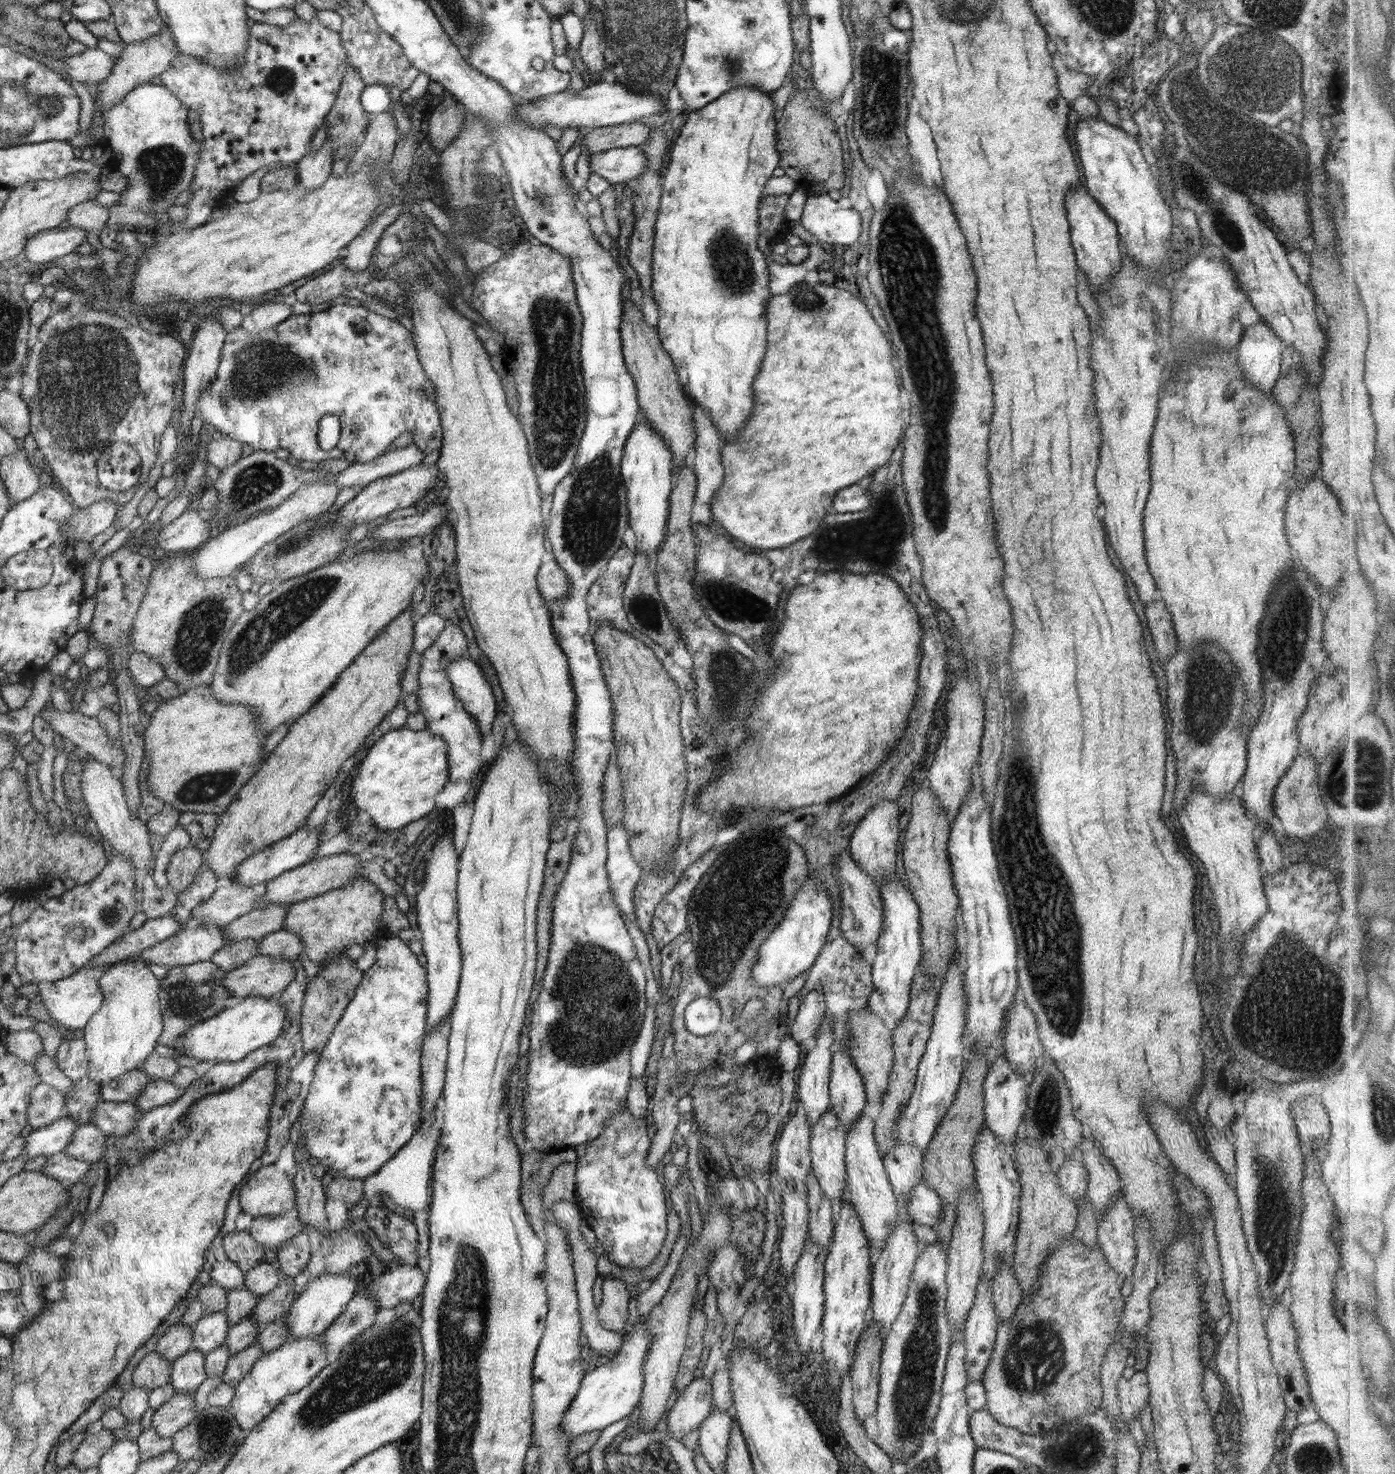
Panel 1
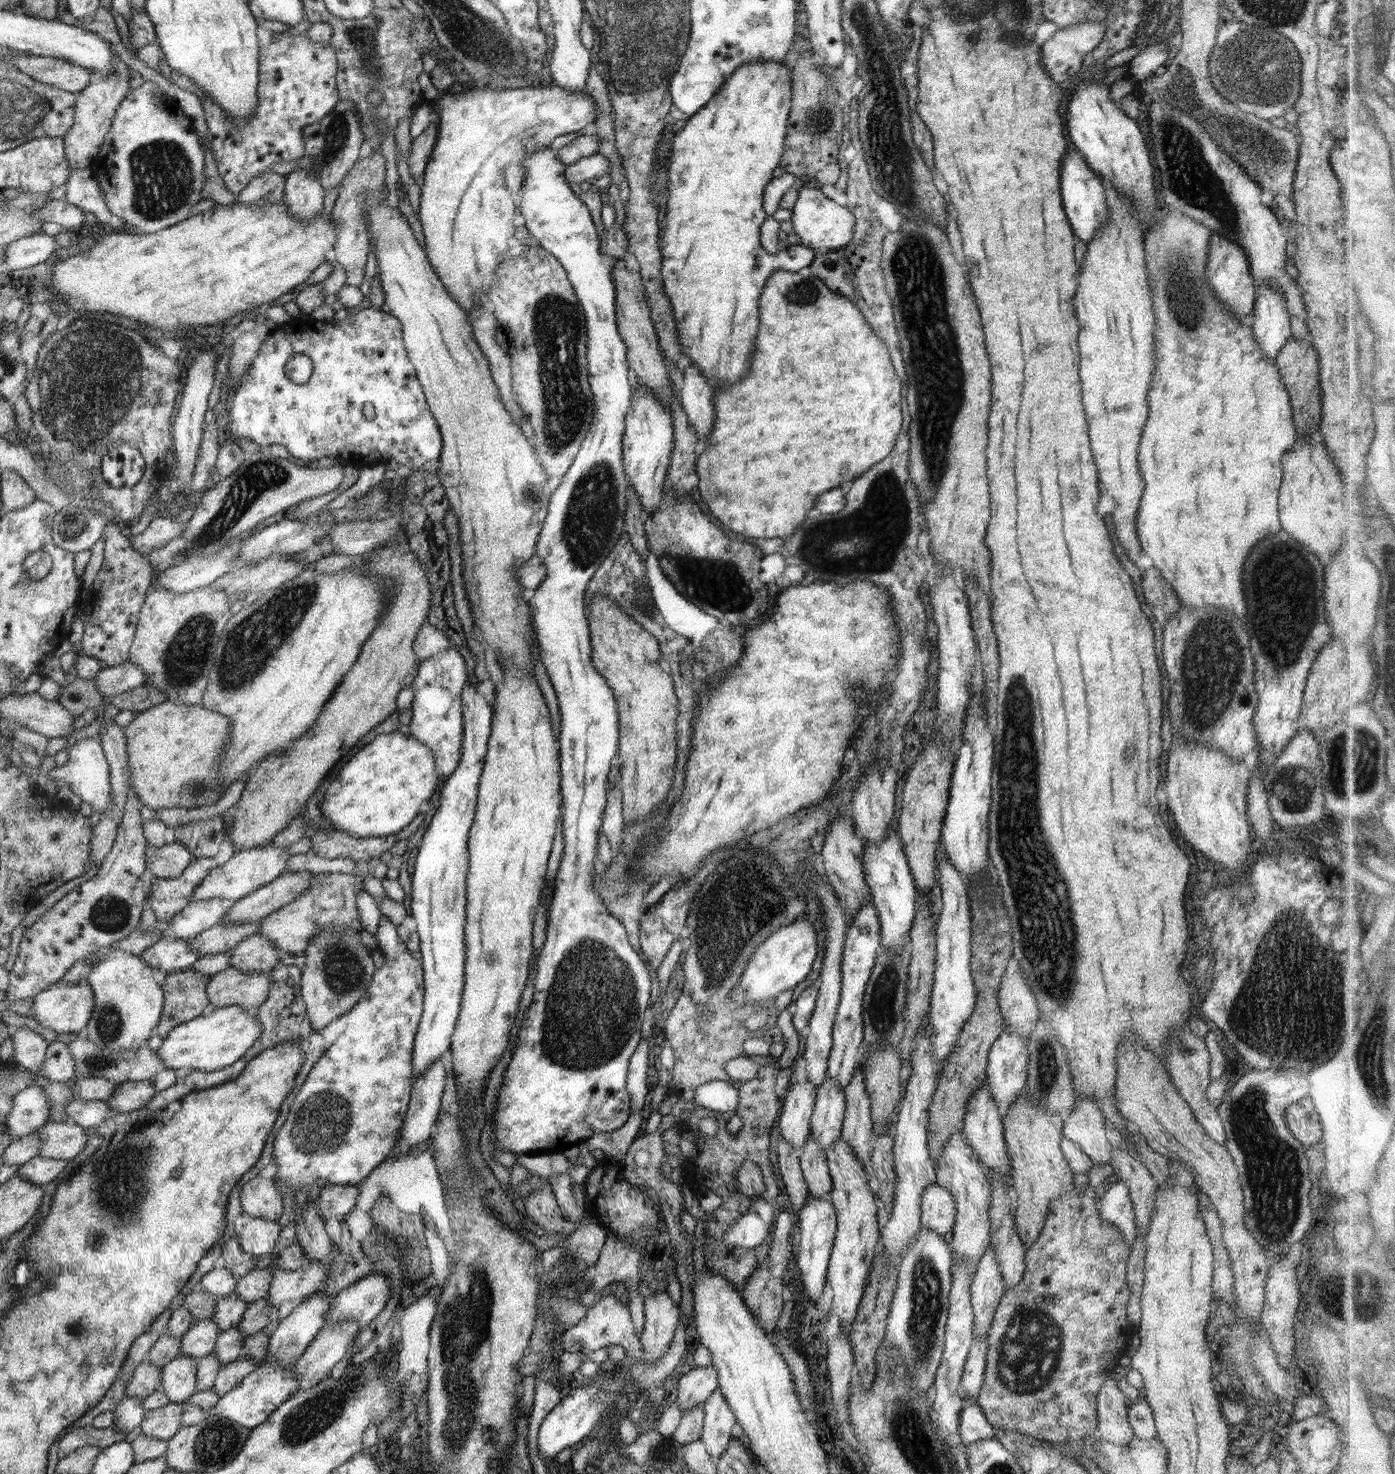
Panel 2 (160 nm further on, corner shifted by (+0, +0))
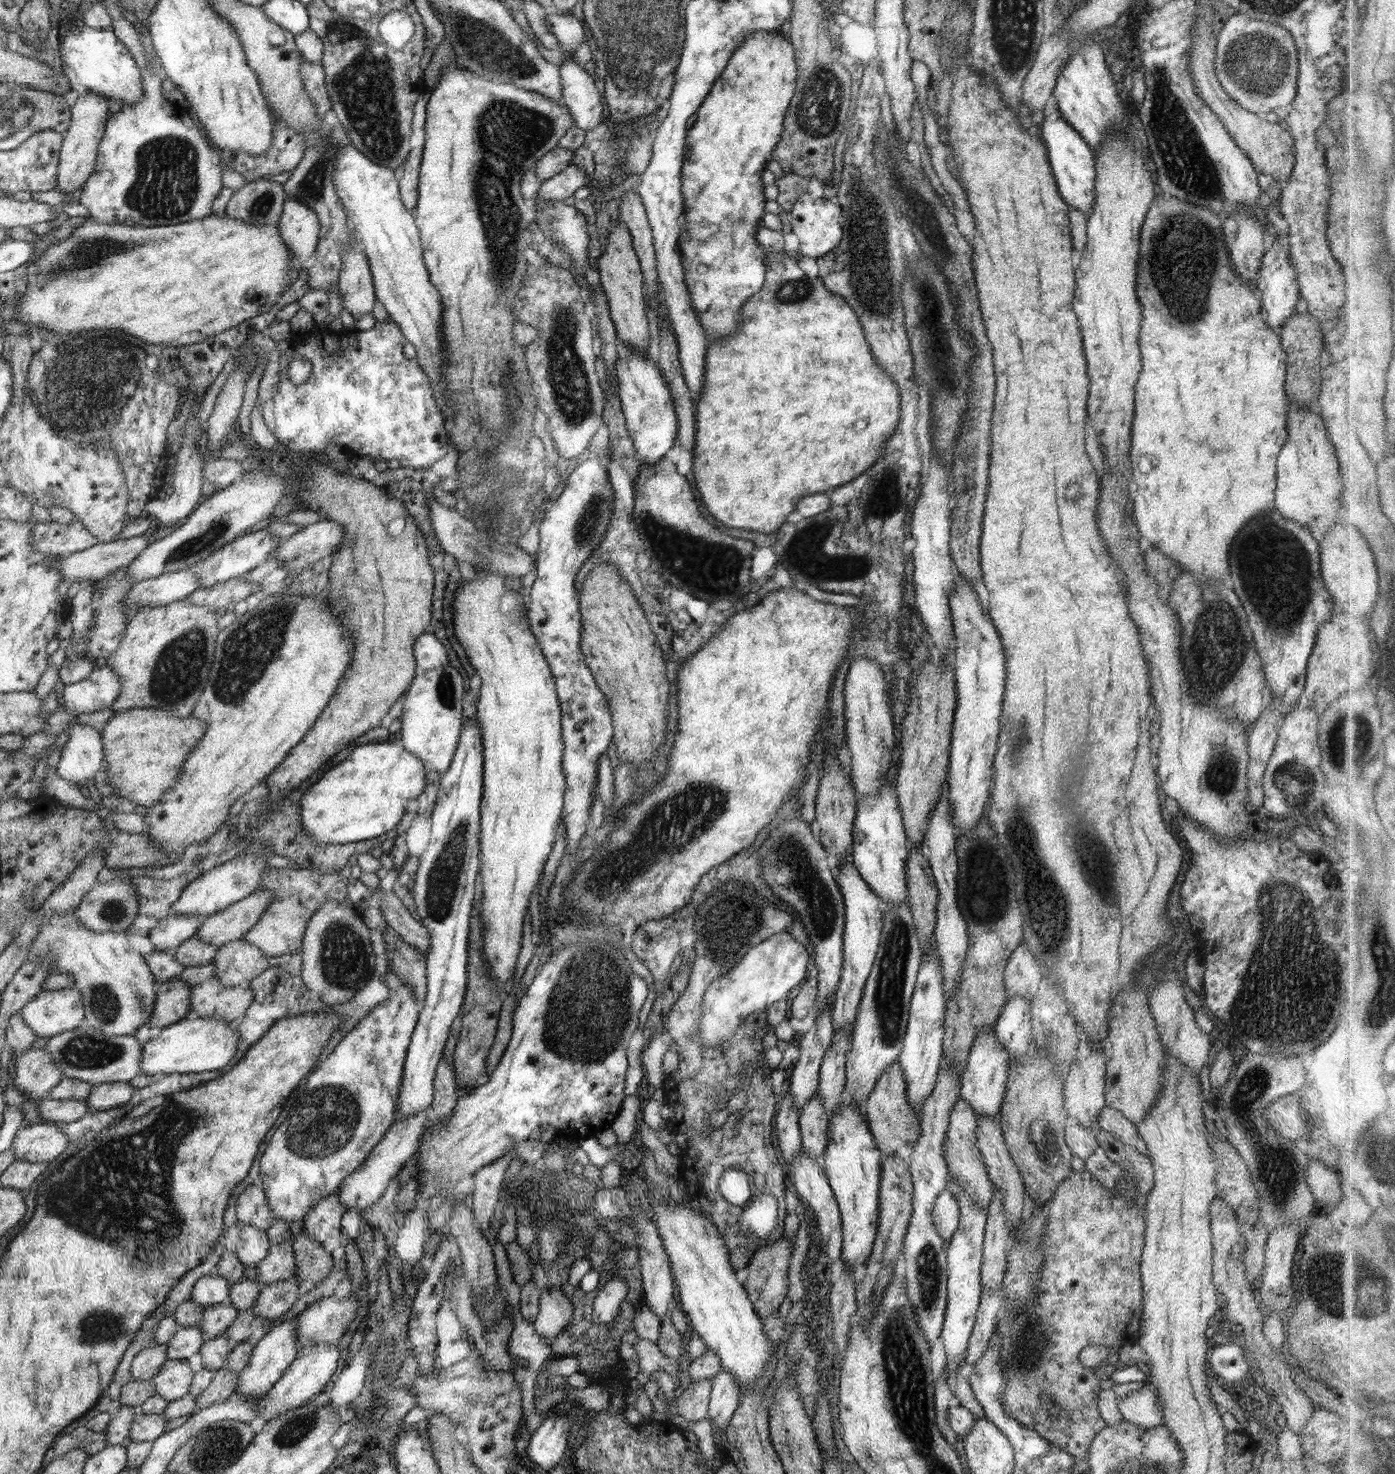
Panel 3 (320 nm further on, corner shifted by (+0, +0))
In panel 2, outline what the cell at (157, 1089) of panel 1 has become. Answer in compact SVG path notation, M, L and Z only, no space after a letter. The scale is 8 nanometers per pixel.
M150 1081L121 1082L107 1100L107 1105L117 1113L132 1113L148 1107L149 1100L157 1093Z

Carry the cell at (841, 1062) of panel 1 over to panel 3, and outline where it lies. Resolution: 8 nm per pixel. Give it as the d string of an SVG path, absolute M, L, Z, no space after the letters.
M851 858L842 859L835 868L835 873L835 881L843 896L845 920L843 930L844 961L833 1004L833 1028L834 1031L846 1031L851 1034L858 1005L862 994L864 994L864 986L866 986L866 980L870 976L880 947L884 924L883 905L877 892L874 892L864 880Z

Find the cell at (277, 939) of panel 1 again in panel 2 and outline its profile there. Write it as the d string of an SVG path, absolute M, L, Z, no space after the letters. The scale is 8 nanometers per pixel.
M262 935L238 942L230 952L230 966L244 973L268 974L281 962L284 954Z

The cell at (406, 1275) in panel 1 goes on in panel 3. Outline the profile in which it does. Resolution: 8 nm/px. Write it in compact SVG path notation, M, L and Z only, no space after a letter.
M352 1292L347 1297L328 1297L313 1302L297 1316L297 1356L303 1348L315 1344L337 1344L356 1316L358 1301Z

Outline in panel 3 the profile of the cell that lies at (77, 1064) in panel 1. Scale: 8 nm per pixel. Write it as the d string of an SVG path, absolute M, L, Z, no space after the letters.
M46 1048L30 1050L16 1058L14 1064L16 1088L36 1101L48 1098L50 1089L64 1077Z

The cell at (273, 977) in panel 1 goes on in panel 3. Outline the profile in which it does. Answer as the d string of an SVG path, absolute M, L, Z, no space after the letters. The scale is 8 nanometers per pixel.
M215 977L192 987L190 1017L221 1018L226 1022L244 1019L254 998L249 984L226 987Z

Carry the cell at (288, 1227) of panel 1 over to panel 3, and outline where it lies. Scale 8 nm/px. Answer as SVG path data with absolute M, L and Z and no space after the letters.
M248 1224L239 1226L235 1254L246 1267L257 1265L260 1261L265 1260L269 1248L272 1246L266 1233L266 1230L258 1230L256 1226Z

